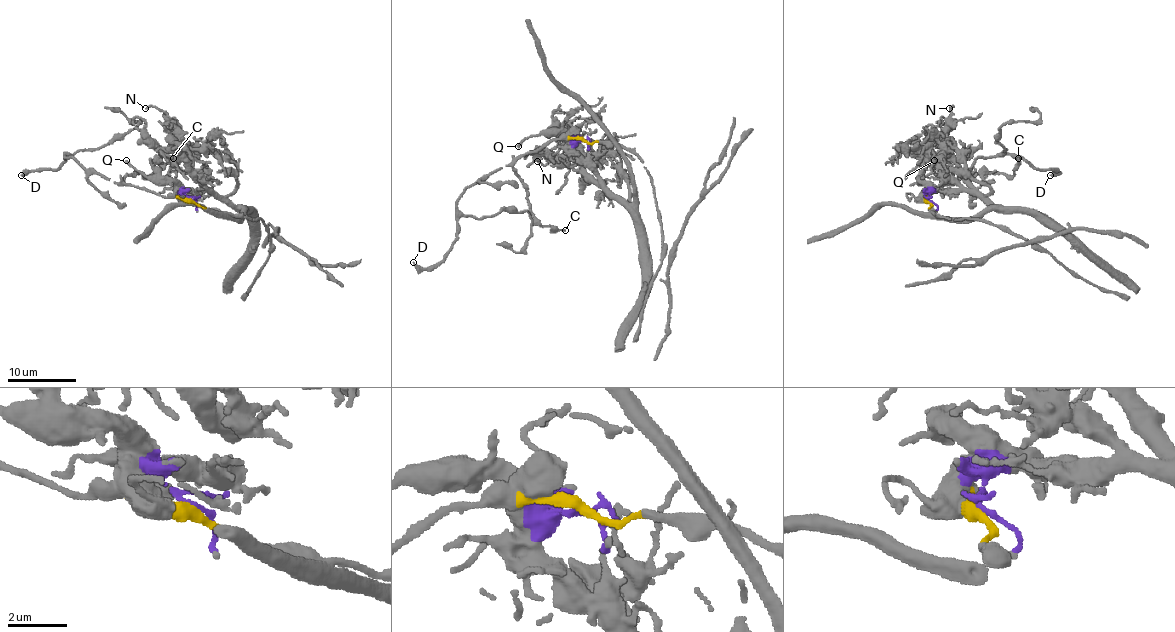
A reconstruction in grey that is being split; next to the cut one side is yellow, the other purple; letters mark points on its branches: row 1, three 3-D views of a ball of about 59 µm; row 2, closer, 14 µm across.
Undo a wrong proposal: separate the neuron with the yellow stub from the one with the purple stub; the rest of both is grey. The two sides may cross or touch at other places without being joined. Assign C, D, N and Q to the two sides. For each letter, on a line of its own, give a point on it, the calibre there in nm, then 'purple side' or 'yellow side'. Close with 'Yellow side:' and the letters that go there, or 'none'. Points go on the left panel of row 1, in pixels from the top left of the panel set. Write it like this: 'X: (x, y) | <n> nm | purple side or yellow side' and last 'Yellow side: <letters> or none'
C: (173, 158) | 130 nm | yellow side
D: (21, 175) | 280 nm | yellow side
N: (145, 108) | 160 nm | purple side
Q: (126, 160) | 240 nm | purple side
Yellow side: C, D

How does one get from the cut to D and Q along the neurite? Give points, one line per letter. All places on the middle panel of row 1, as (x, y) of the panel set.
D: (584, 140), (555, 138), (483, 175), (466, 189), (456, 206), (456, 230), (449, 252), (427, 267), (413, 262)
Q: (584, 140), (573, 141), (565, 133), (536, 135), (527, 136), (517, 147)

